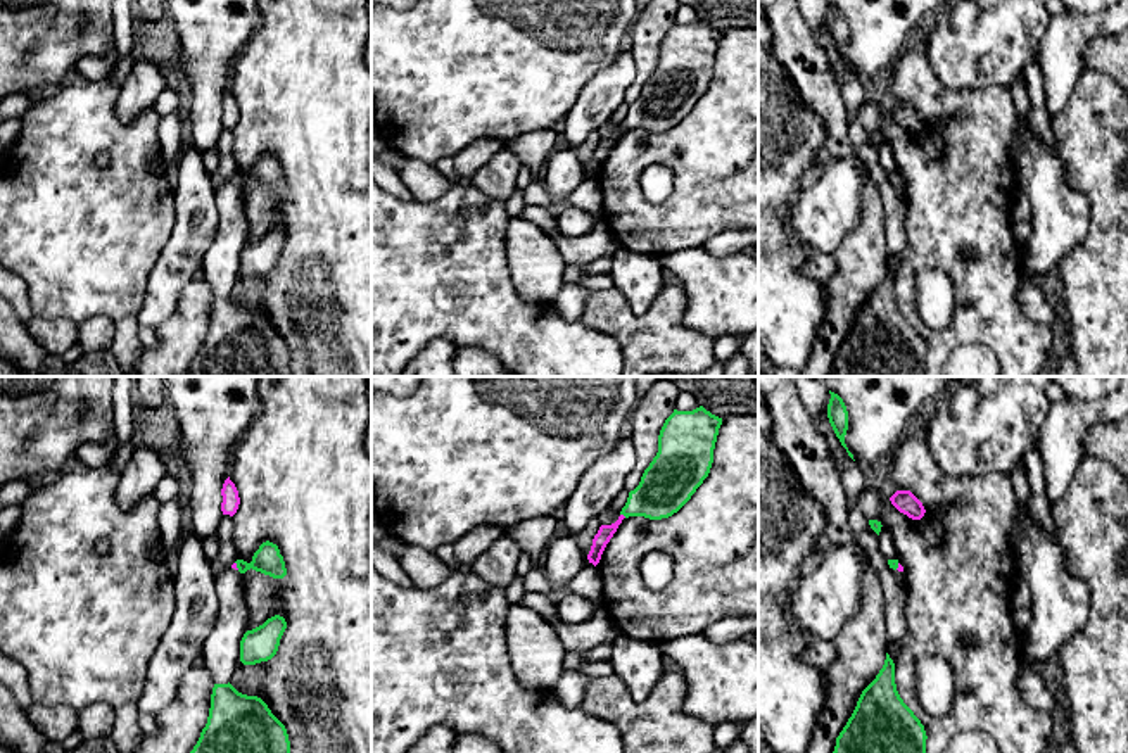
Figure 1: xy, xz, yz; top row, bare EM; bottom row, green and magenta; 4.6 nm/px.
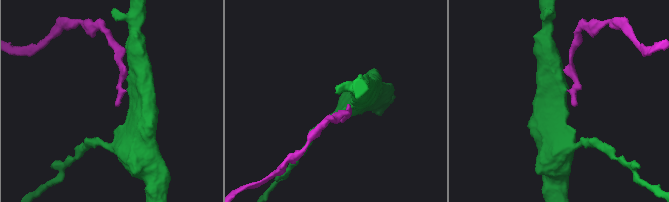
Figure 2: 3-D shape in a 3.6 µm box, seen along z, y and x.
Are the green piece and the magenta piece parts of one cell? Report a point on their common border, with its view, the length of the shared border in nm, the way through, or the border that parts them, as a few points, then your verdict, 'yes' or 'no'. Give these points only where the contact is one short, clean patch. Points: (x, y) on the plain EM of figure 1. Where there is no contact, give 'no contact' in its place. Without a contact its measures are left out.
contact xz (624, 128); length 40 nm; border xz (621, 126), (626, 130); no

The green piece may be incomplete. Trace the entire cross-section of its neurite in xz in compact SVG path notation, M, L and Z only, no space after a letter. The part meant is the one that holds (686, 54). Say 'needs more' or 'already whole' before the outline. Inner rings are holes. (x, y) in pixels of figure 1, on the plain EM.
already whole | M703 19L674 22L660 43L656 69L620 128L662 133L677 126L710 86L720 38L722 31Z

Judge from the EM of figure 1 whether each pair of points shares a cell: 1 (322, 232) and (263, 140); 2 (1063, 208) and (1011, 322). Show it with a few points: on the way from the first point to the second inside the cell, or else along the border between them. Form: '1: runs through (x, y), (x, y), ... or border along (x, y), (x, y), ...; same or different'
1: runs through (322, 206), (322, 189), (289, 156); same
2: border along (1021, 249), (1023, 265); different

